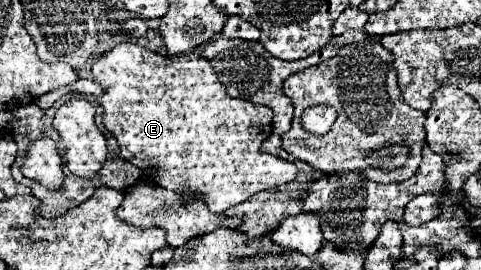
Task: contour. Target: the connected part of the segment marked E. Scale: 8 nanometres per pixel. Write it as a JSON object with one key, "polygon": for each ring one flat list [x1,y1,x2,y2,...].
{"polygon":[[124,42,100,54,92,64,94,80,104,88,98,104,104,108,104,126,112,132,120,146,120,156,142,170,146,178,168,190,190,190,208,204,212,212,222,212,242,204,260,190,272,190,292,182,298,168,278,156,260,150,262,142,272,134,272,110,262,104,234,100,220,86,210,62,196,54,176,54,176,58,160,56,140,44]]}

